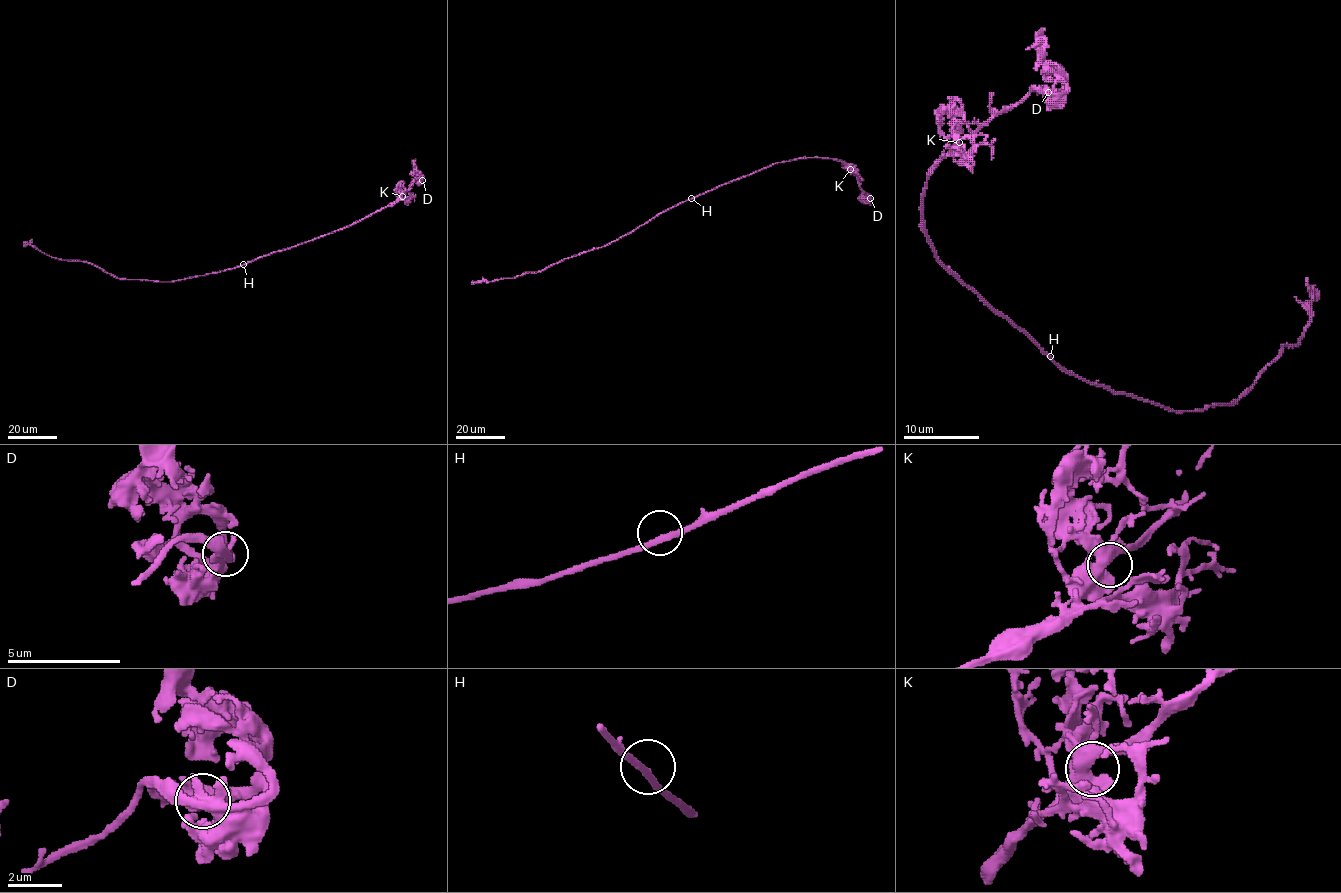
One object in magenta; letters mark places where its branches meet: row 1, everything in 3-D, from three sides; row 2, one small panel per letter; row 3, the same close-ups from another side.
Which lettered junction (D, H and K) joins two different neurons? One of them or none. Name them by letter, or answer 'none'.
none

